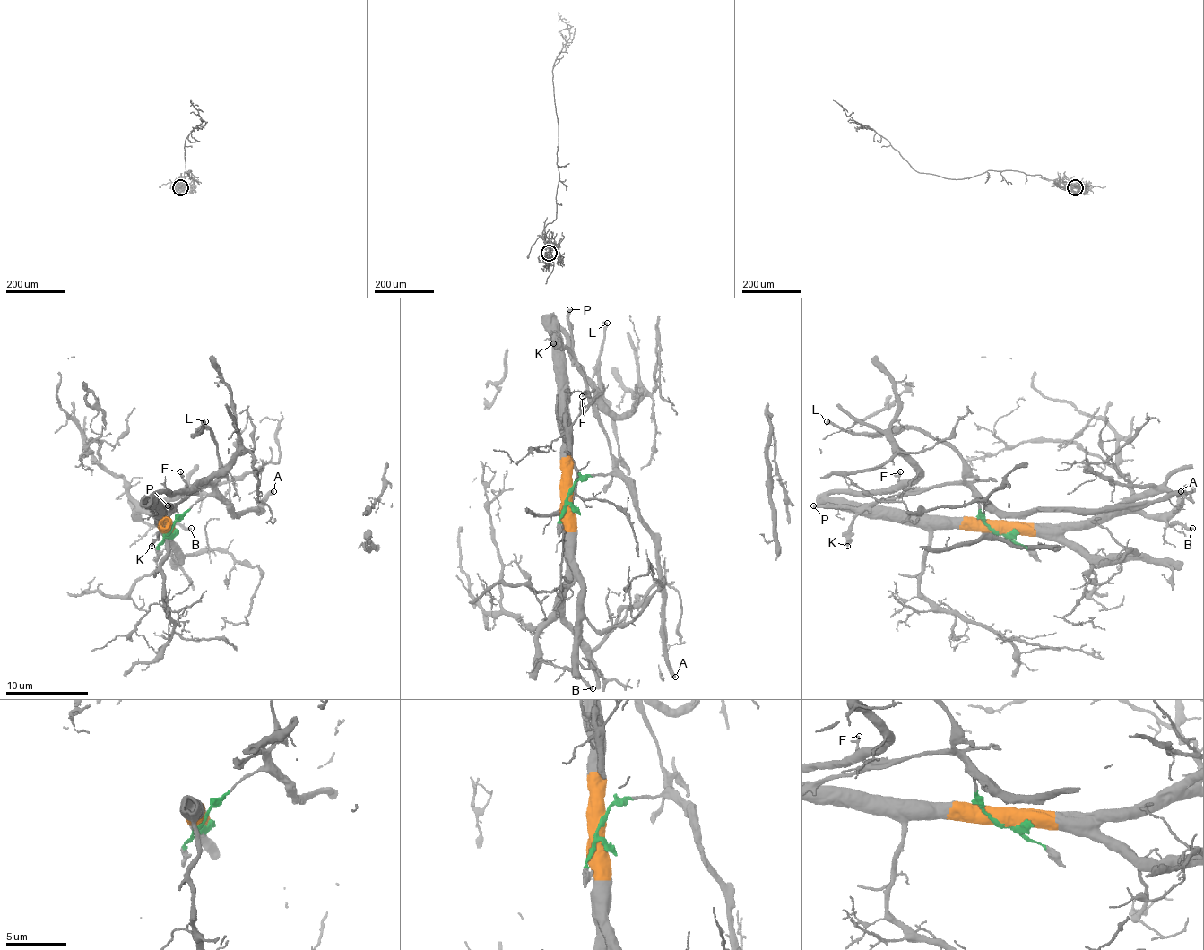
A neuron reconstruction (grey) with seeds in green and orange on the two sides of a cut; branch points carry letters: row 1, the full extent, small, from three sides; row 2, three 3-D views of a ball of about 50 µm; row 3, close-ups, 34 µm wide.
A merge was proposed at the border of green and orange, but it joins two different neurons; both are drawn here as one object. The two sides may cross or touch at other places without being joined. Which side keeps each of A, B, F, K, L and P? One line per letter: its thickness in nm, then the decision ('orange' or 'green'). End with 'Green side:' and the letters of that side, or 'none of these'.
A: 420 nm | green
B: 260 nm | orange
F: 200 nm | green
K: 340 nm | green
L: 320 nm | green
P: 240 nm | green
Green side: A, F, K, L, P

